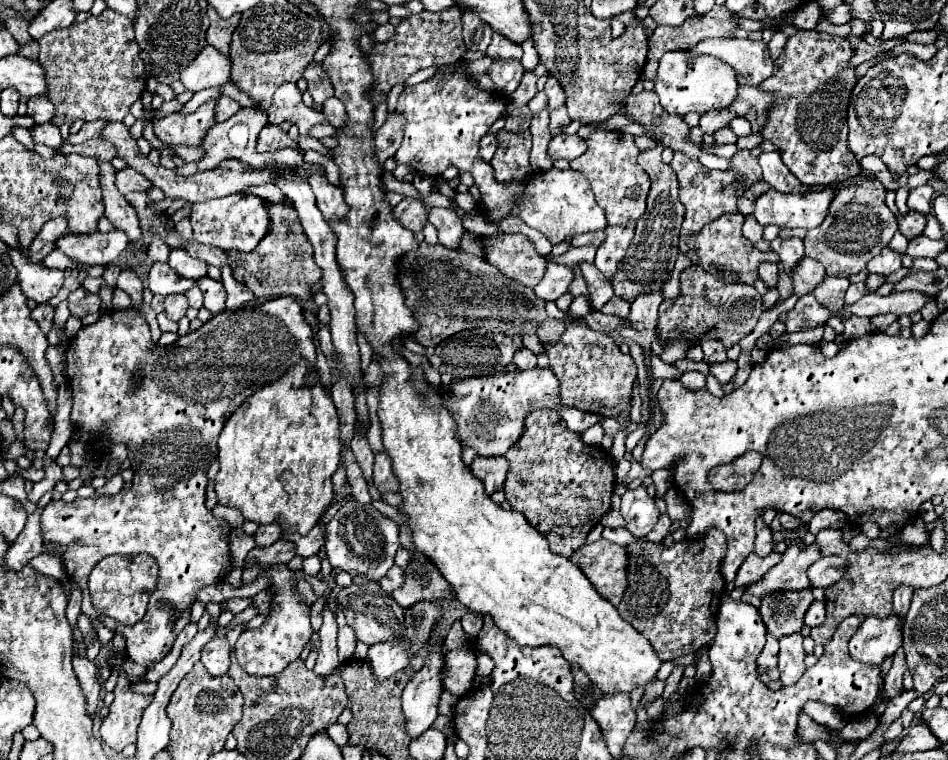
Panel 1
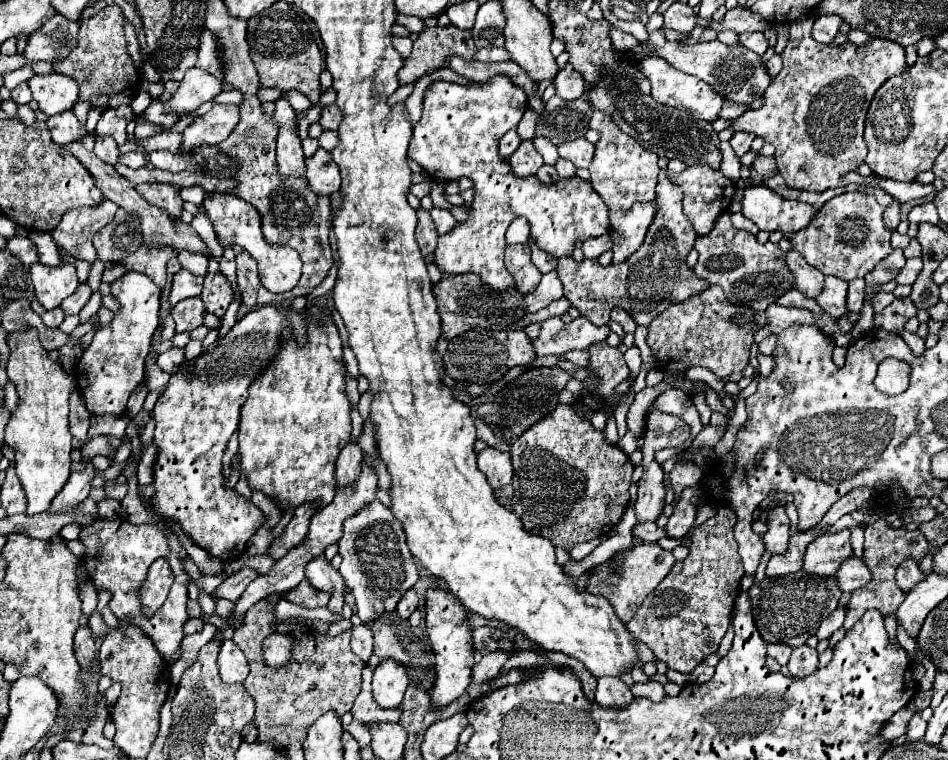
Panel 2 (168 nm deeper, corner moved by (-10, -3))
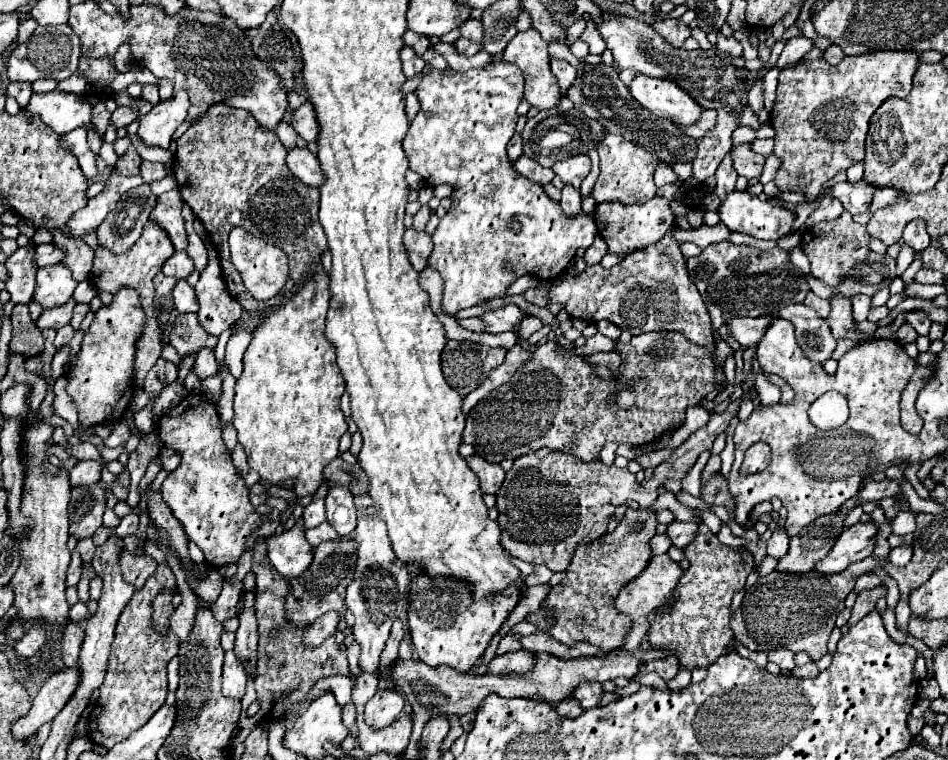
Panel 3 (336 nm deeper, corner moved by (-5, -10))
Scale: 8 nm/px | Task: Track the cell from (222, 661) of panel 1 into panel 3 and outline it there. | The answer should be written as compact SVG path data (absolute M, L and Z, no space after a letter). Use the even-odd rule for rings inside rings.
M225 652L225 664L223 664L223 696L241 700L245 694L247 676L241 672L241 666L237 664L237 658L233 652Z

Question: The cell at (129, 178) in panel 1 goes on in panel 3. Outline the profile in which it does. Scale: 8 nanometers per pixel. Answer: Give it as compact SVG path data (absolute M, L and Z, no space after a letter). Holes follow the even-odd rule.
M175 190L165 192L159 196L155 210L151 212L151 222L157 222L161 228L167 230L175 250L187 250L187 232L185 232L185 220L181 216L183 200L181 194Z

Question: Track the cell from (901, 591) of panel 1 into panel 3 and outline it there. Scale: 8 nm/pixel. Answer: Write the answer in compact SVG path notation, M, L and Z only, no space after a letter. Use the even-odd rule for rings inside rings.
M901 544L901 546L897 546L897 548L891 550L889 560L891 560L891 564L895 564L895 566L905 566L905 564L909 564L911 556L913 556L913 548L911 548L909 544Z

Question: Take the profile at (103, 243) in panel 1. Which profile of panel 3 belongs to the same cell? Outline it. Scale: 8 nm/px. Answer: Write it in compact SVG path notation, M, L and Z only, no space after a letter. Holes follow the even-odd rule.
M149 184L133 188L117 202L117 208L97 228L97 238L103 248L111 252L129 250L141 236L143 224L149 220L151 210L155 208L157 198L153 196Z

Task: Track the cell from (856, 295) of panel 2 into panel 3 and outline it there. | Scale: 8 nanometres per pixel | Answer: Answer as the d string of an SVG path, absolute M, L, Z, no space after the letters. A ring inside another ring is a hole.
M858 294L851 298L853 318L856 322L861 322L867 319L871 310L871 297Z

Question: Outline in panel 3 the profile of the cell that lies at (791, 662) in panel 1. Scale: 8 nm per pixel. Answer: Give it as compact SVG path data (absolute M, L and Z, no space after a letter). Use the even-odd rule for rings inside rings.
M809 662L809 664L801 666L801 668L793 668L793 672L791 672L791 674L793 674L793 676L797 676L797 678L815 678L815 676L819 674L819 670L817 670L815 662Z

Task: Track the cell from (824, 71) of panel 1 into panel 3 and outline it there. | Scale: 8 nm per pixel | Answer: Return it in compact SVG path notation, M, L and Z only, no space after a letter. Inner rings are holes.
M879 50L879 52L867 52L861 56L845 56L841 60L839 66L829 66L825 60L807 60L807 62L799 62L795 64L795 68L785 68L779 74L779 86L777 86L777 102L775 108L771 112L771 124L775 128L775 156L779 156L783 160L783 166L779 168L777 176L775 176L775 184L781 192L791 192L791 190L801 190L807 194L809 200L815 200L821 192L821 188L839 172L839 170L847 170L853 162L861 162L865 156L865 136L867 136L867 128L869 128L869 120L873 116L873 112L889 98L889 96L897 96L897 98L905 98L911 92L913 86L913 76L917 72L919 66L919 54L917 52L909 52L909 50ZM797 176L805 176L805 184L797 184Z

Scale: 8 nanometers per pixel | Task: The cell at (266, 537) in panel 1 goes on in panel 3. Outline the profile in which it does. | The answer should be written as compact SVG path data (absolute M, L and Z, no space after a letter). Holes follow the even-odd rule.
M327 482L321 484L321 488L313 494L313 500L311 504L305 508L303 512L303 518L305 518L305 528L313 528L313 526L319 526L321 522L325 522L325 496L327 496Z

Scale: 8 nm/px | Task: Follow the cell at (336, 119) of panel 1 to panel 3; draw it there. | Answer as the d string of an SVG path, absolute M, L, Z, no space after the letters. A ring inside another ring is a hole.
M309 102L301 104L293 114L291 114L291 120L289 124L295 128L295 132L305 138L307 142L311 140L317 140L317 122L313 118L313 106Z

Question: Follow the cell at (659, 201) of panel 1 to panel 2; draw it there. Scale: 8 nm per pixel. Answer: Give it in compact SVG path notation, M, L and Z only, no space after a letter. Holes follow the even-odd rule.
M660 169L658 189L656 189L656 215L646 233L640 249L630 255L622 265L602 267L592 259L574 261L574 257L558 259L558 275L564 283L564 297L570 299L584 317L594 321L594 325L606 325L610 309L622 305L638 325L648 325L672 303L680 303L690 295L706 289L706 281L698 279L686 265L686 255L694 247L696 231L690 219L682 211L682 189L670 181L668 169Z

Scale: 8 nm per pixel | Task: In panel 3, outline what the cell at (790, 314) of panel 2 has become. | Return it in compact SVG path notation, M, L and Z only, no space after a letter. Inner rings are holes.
M767 316L761 318L731 318L725 322L727 332L741 344L741 348L749 348L757 344L763 336L763 332L771 326Z

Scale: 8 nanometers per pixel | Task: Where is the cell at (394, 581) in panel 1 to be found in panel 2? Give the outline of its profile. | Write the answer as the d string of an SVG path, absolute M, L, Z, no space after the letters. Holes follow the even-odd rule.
M412 589L412 591L406 591L406 595L400 599L396 611L398 611L402 617L408 617L416 607L418 607L418 593L416 593L416 589Z

